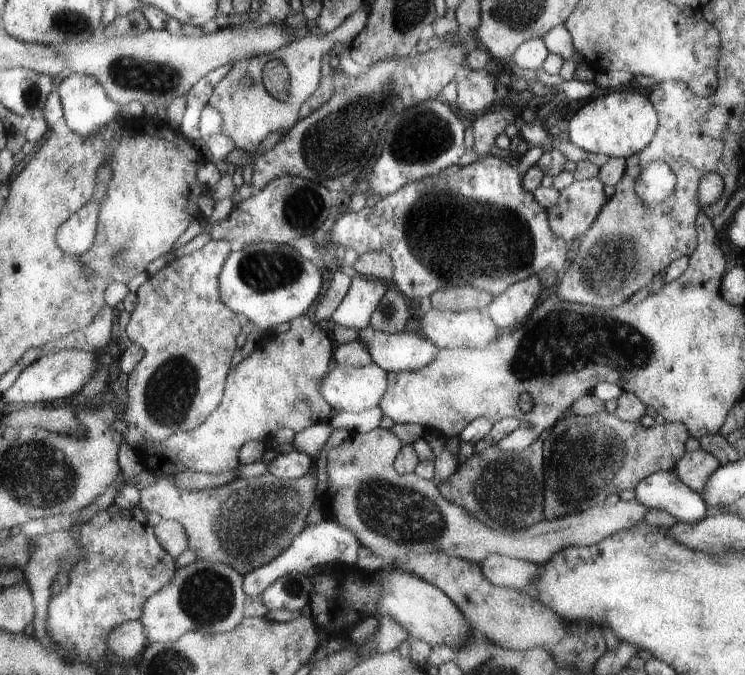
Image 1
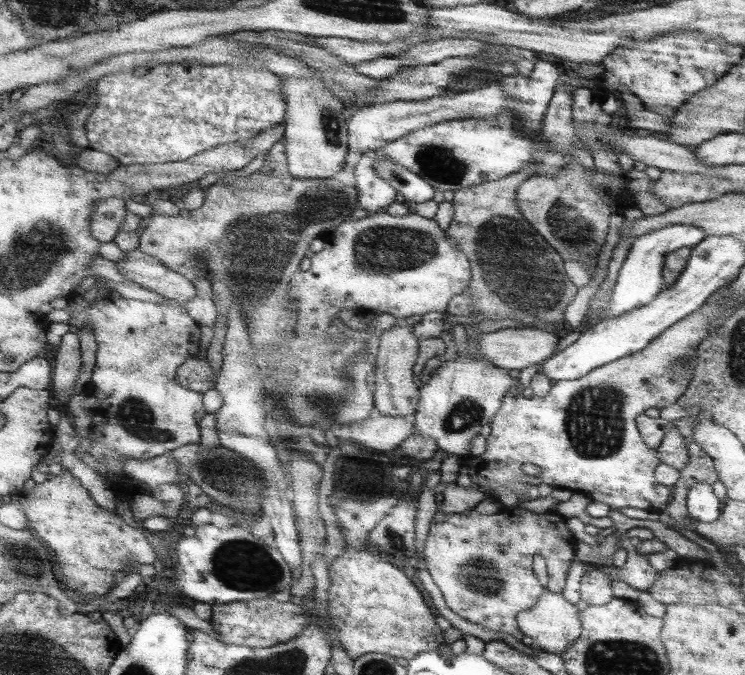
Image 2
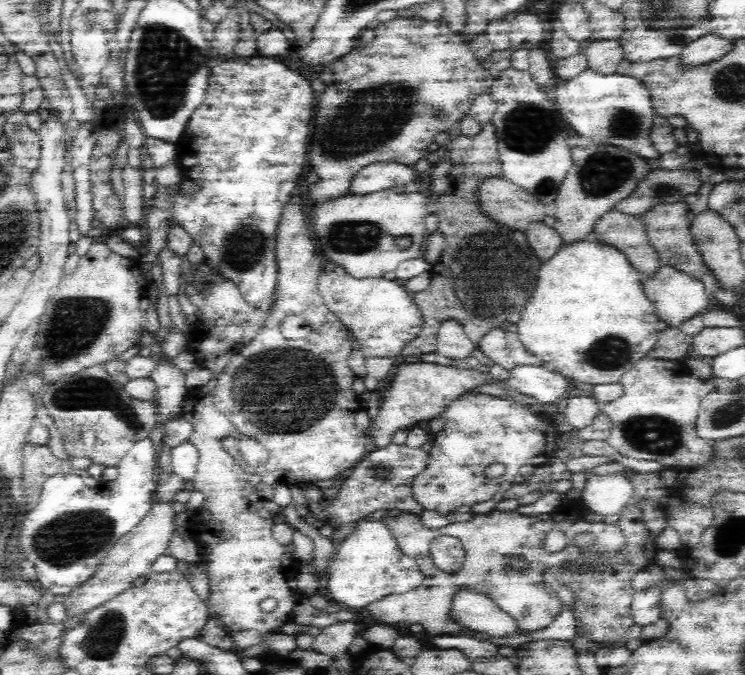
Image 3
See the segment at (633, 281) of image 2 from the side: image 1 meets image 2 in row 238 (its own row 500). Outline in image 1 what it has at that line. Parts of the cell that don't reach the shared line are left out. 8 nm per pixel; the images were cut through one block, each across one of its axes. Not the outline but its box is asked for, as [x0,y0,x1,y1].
[633,470,711,524]

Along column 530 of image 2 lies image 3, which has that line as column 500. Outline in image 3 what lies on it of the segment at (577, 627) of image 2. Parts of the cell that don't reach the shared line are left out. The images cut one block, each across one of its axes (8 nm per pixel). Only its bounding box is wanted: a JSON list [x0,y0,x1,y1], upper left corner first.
[454,590,516,638]

